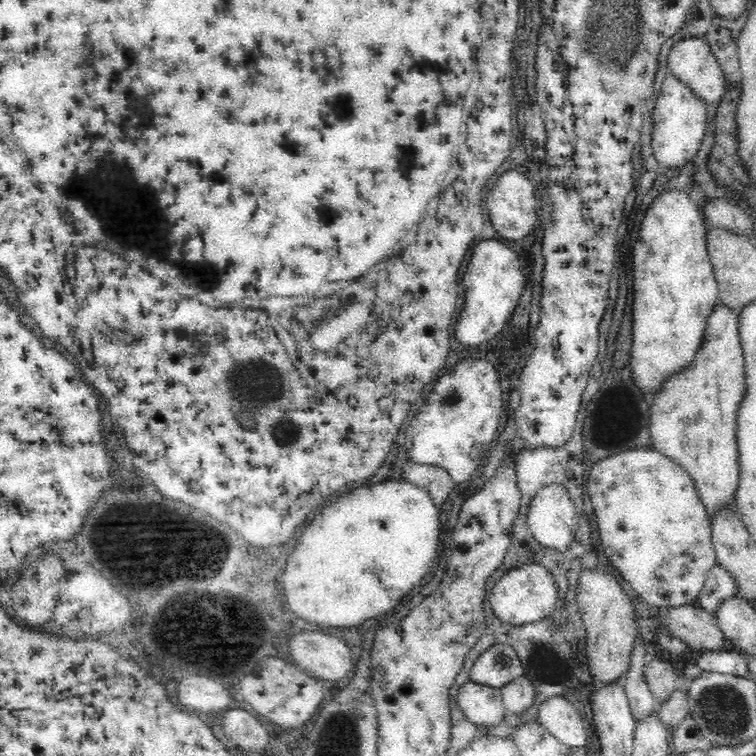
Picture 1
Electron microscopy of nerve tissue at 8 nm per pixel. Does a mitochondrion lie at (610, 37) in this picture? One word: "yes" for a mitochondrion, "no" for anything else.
yes

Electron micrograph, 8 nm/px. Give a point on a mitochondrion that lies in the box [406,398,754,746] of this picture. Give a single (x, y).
(722, 709)

